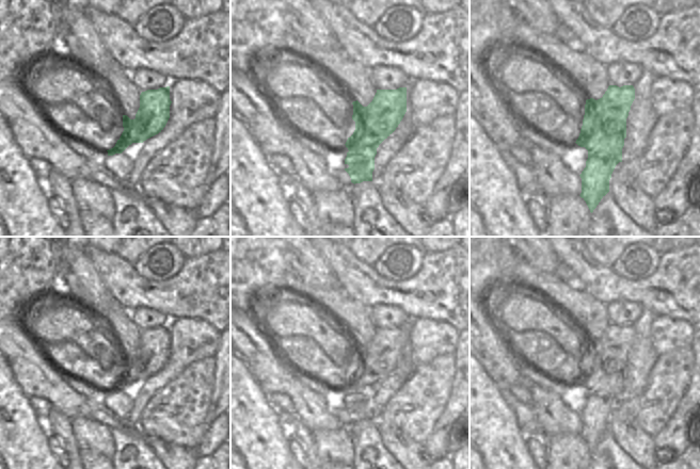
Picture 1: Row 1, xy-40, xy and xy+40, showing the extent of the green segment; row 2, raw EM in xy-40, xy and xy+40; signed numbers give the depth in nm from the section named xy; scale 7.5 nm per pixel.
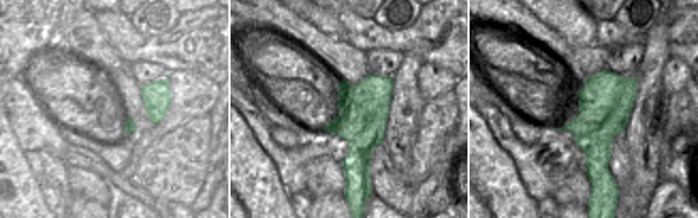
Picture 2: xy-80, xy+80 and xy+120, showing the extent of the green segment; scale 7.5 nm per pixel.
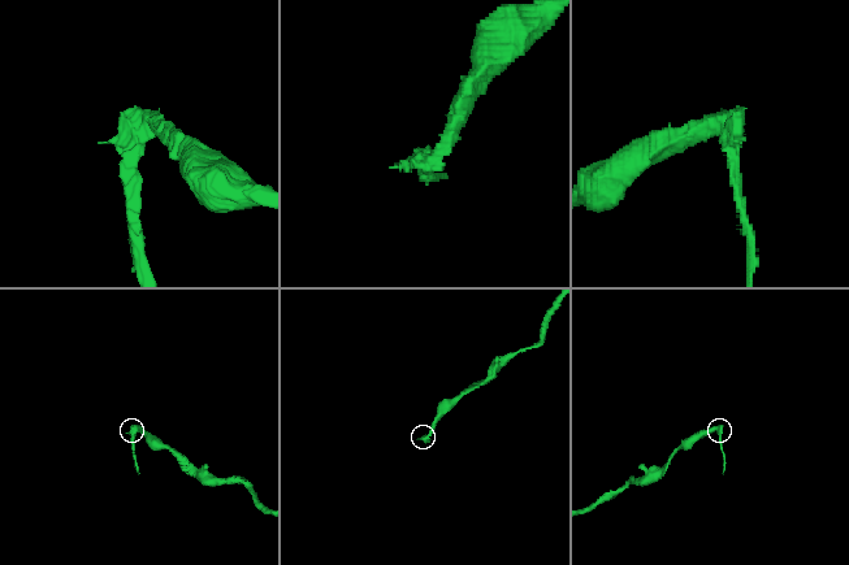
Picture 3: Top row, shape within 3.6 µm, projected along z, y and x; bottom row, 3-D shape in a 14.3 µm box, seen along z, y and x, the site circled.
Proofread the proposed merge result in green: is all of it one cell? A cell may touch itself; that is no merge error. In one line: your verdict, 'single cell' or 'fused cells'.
fused cells

